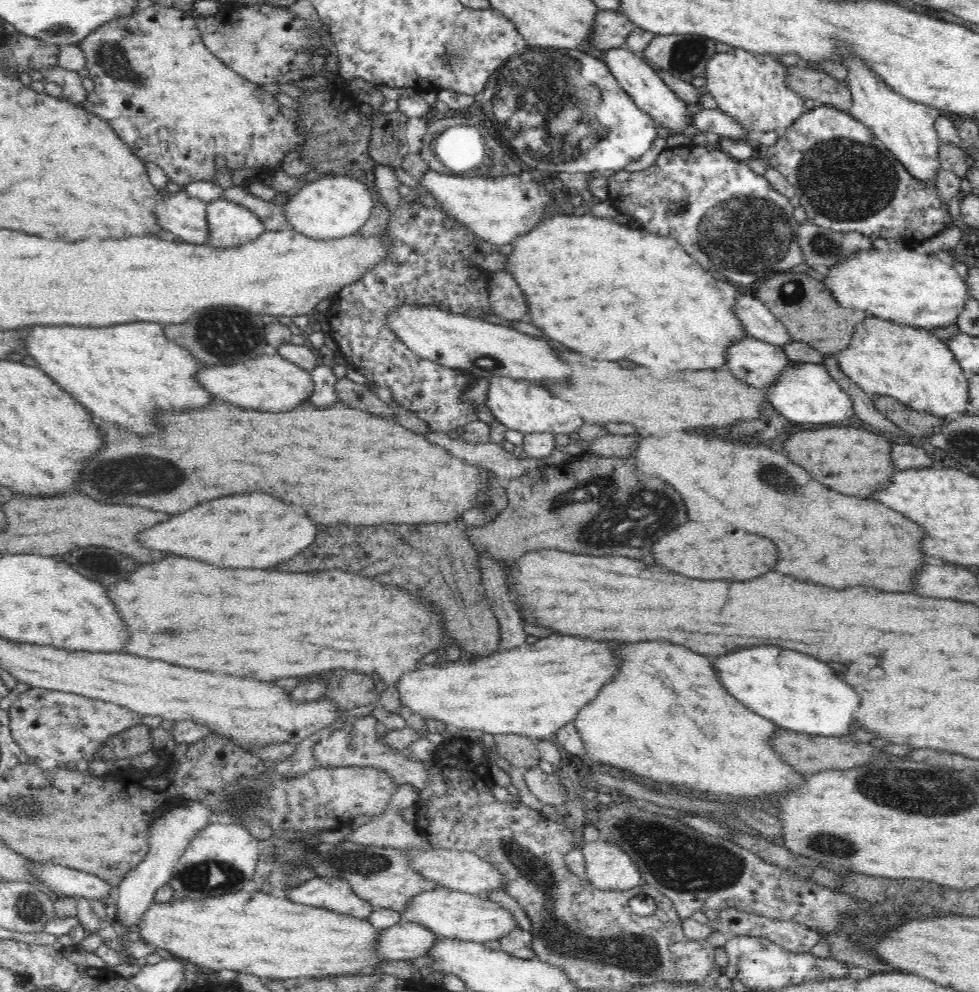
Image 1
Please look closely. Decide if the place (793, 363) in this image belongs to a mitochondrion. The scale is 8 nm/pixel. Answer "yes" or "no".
no

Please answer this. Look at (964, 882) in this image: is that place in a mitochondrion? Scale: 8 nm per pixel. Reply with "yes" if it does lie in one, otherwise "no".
no

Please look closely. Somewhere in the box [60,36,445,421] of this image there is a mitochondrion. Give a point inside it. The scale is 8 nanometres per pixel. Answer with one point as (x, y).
(226, 335)

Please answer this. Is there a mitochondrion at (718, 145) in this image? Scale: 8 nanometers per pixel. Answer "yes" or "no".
no

